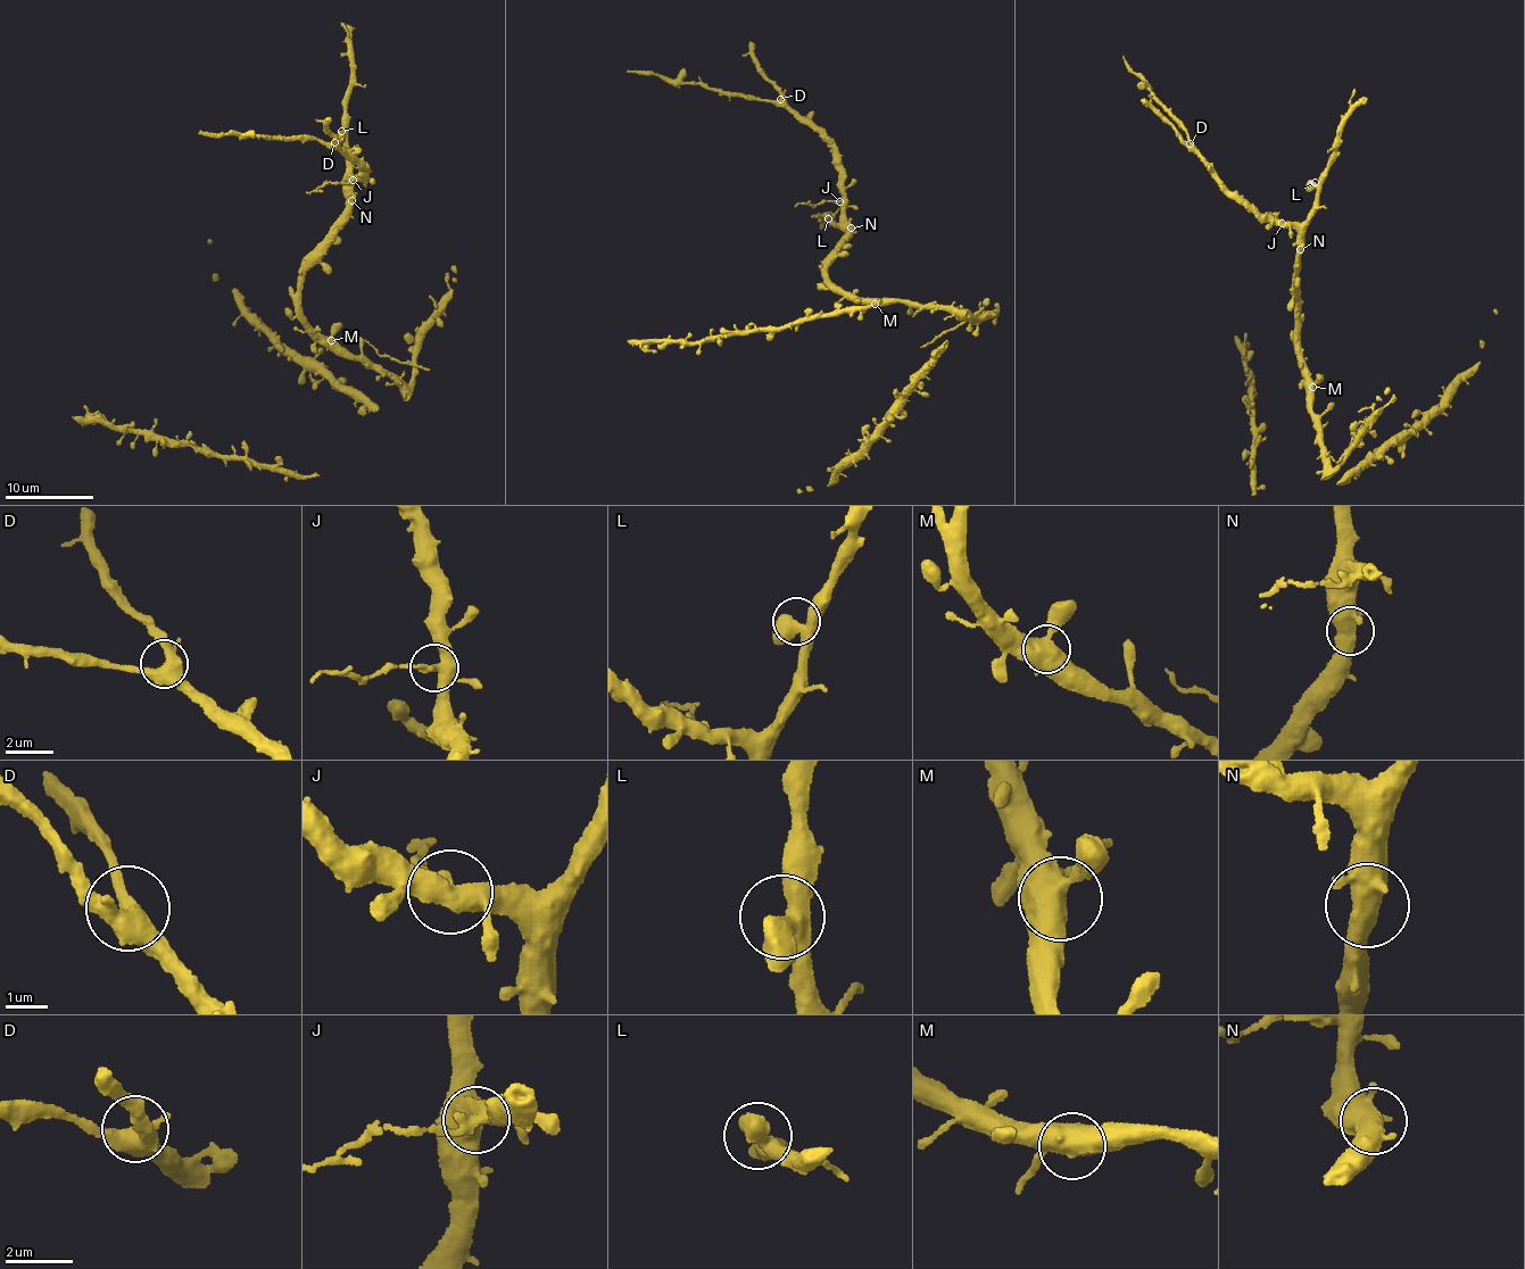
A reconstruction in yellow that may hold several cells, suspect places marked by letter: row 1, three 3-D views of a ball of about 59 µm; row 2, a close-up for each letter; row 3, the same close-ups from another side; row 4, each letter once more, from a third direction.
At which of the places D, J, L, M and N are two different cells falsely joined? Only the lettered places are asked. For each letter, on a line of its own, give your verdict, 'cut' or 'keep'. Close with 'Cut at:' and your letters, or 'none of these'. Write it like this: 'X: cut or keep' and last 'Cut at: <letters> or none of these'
D: keep
J: cut
L: keep
M: keep
N: keep
Cut at: J

